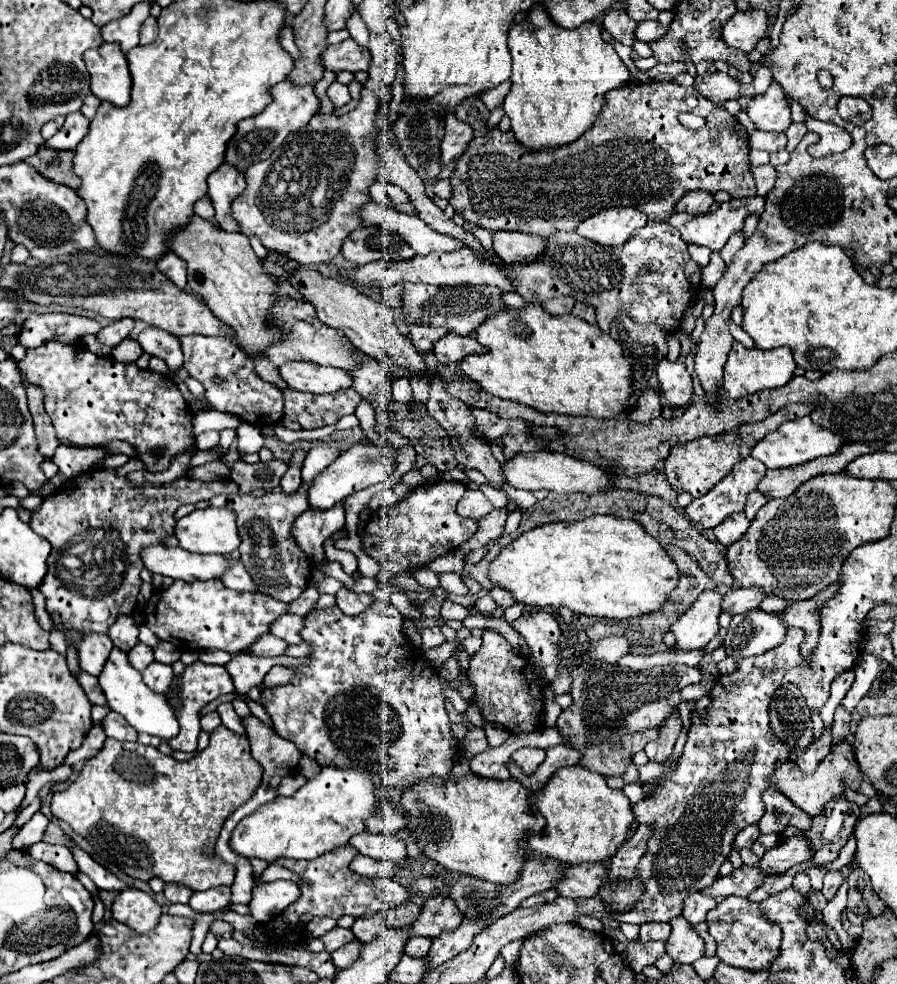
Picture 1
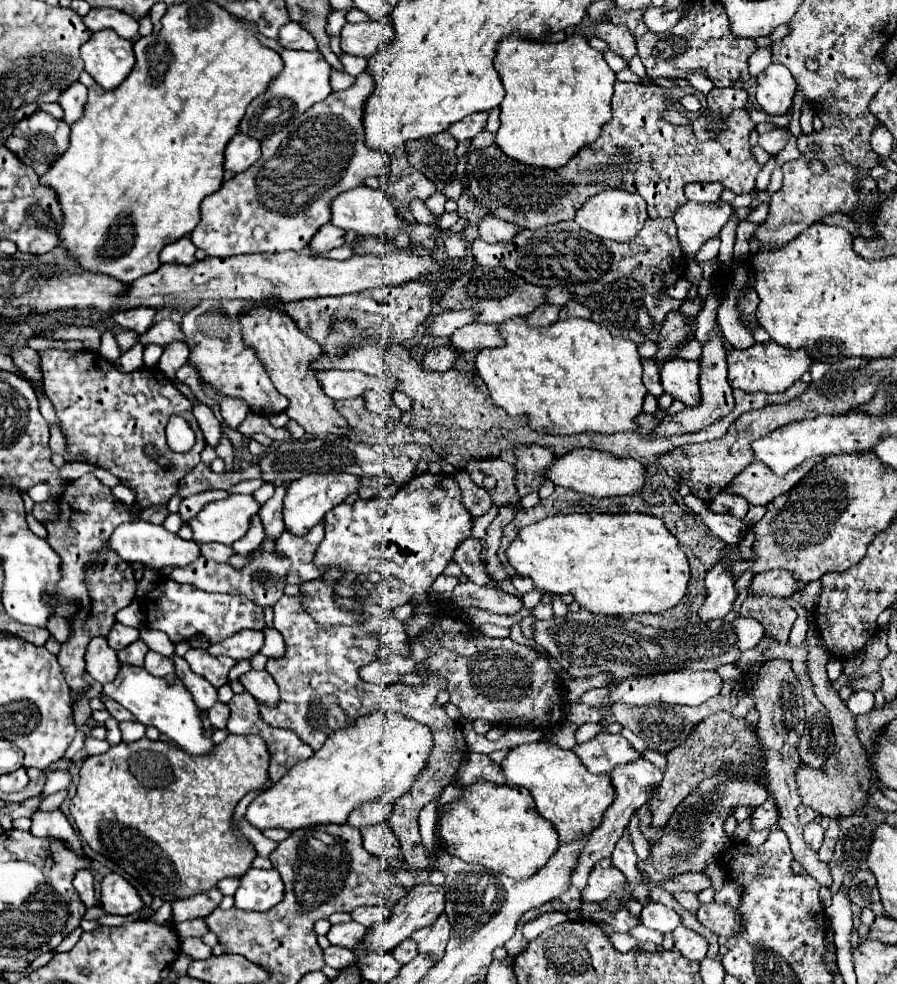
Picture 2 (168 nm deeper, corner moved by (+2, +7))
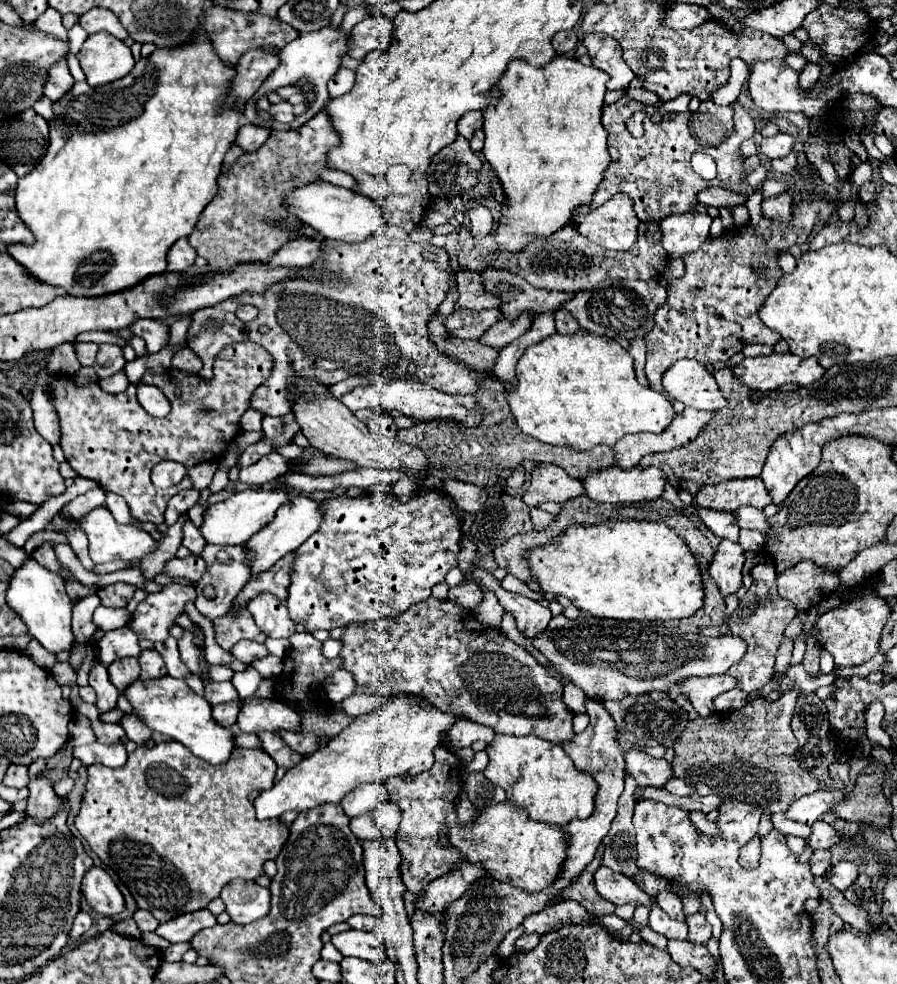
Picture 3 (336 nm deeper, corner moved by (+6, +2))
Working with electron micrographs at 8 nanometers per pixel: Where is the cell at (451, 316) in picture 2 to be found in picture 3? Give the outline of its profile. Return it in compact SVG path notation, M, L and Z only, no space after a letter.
M458 308L448 316L446 328L452 336L458 336L462 340L480 338L480 334L484 334L492 324L500 322L500 318L502 314L498 308L490 308L490 310Z

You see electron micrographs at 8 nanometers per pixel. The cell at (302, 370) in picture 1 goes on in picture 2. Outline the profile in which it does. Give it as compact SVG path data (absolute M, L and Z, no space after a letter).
M318 371L316 379L320 383L320 389L332 399L358 397L366 389L386 389L390 393L396 389L396 381L386 381L358 371Z

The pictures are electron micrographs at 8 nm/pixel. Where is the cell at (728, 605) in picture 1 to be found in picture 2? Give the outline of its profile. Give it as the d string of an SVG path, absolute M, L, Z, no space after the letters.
M778 569L778 571L766 571L766 573L758 573L754 575L750 587L748 587L748 595L752 597L778 597L784 599L788 595L792 595L798 589L798 583L794 581L792 573L786 569Z

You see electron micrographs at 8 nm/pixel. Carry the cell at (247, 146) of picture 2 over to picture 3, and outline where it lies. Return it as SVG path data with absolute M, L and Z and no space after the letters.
M244 124L238 134L236 134L236 144L244 150L244 152L254 152L258 150L270 136L270 128L260 128L260 126L252 126L252 124Z

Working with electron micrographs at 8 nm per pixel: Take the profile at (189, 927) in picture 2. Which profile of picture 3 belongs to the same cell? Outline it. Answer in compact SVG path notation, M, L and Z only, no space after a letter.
M188 942L170 944L170 946L164 950L164 960L166 960L166 962L180 962L186 950L190 950L190 944L188 944Z

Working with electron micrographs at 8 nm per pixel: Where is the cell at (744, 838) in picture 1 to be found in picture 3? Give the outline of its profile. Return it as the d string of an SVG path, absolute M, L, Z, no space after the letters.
M818 790L814 794L808 794L808 796L802 796L800 800L792 802L790 810L786 812L788 818L796 820L796 822L802 822L802 824L808 824L812 826L824 812L832 810L838 802L842 802L846 798L844 792L828 792L828 790Z

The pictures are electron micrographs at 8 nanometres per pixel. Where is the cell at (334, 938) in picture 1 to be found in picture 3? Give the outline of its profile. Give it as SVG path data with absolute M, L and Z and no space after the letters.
M346 930L342 934L332 936L332 944L342 952L342 956L356 956L372 964L380 964L386 958L384 944L374 932Z

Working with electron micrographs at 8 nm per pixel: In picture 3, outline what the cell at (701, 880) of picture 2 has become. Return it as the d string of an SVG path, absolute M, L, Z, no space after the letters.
M638 870L632 878L634 878L634 882L636 882L646 894L650 894L650 896L658 894L660 890L670 888L664 878L660 878L658 874L652 874L652 872L648 872L648 870Z

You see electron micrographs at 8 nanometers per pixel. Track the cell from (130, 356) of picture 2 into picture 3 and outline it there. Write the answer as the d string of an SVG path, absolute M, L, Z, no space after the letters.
M118 372L118 374L114 374L114 376L110 376L110 378L106 378L106 380L100 380L98 382L100 384L100 388L104 390L104 392L108 392L108 394L120 394L120 392L124 392L126 388L128 388L128 378L124 376L124 372Z

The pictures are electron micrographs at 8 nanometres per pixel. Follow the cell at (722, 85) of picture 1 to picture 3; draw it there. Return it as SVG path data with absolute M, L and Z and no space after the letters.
M704 100L700 102L698 112L688 120L690 134L704 146L718 146L734 130L732 114L732 106L716 106L710 100Z

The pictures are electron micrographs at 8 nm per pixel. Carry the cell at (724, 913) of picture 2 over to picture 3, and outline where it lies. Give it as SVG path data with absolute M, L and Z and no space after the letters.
M696 912L692 916L686 918L686 924L688 924L688 940L690 942L698 942L698 944L706 944L712 936L712 928L710 924L706 922L706 916Z

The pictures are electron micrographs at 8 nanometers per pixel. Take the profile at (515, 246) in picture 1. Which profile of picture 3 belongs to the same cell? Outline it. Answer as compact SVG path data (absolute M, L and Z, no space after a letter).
M486 206L472 208L468 212L468 218L470 218L470 230L474 236L488 236L494 230L494 220Z

